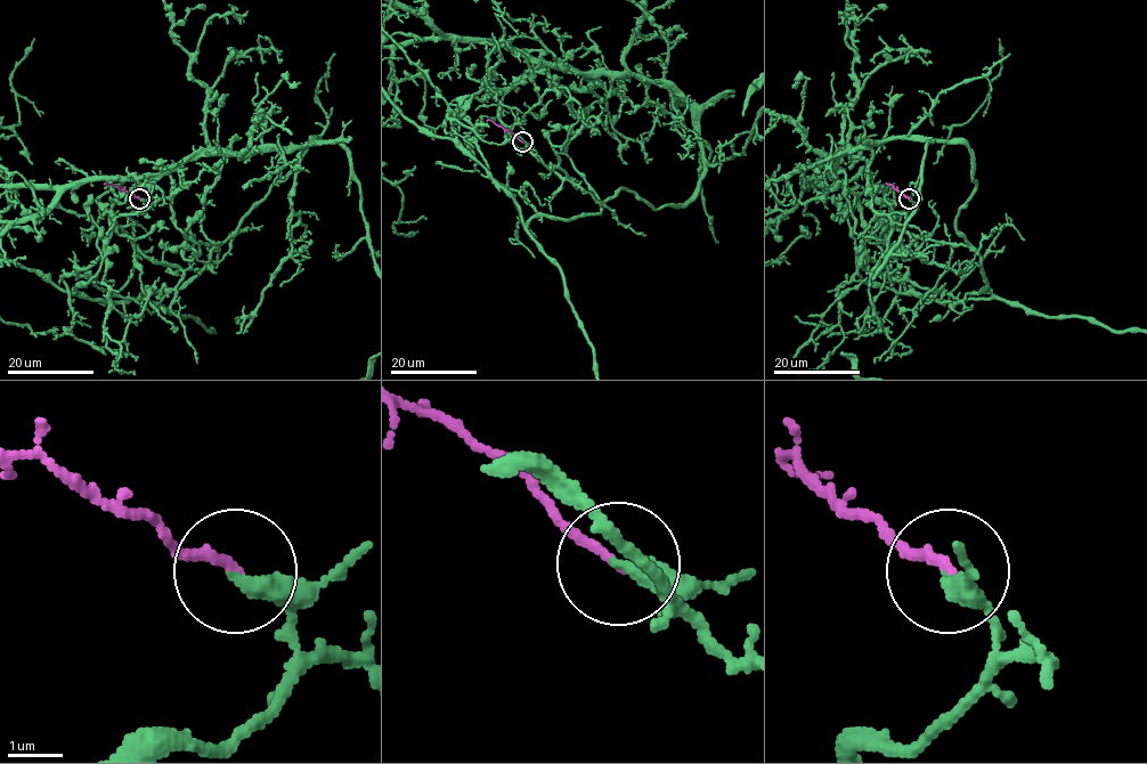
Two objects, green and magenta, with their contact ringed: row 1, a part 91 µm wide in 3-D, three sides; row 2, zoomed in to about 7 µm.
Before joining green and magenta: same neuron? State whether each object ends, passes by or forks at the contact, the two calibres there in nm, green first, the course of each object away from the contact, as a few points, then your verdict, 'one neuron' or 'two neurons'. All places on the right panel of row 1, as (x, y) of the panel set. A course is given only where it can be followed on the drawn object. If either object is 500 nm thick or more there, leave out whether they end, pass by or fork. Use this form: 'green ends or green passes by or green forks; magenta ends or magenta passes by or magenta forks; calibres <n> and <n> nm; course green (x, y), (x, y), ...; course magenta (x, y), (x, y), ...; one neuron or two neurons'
green ends; magenta ends; calibres 360 and 180 nm; course green (910, 198), (896, 226), (870, 227), (839, 155), (932, 140), (916, 211), (837, 339); course magenta (910, 198), (888, 185); two neurons

